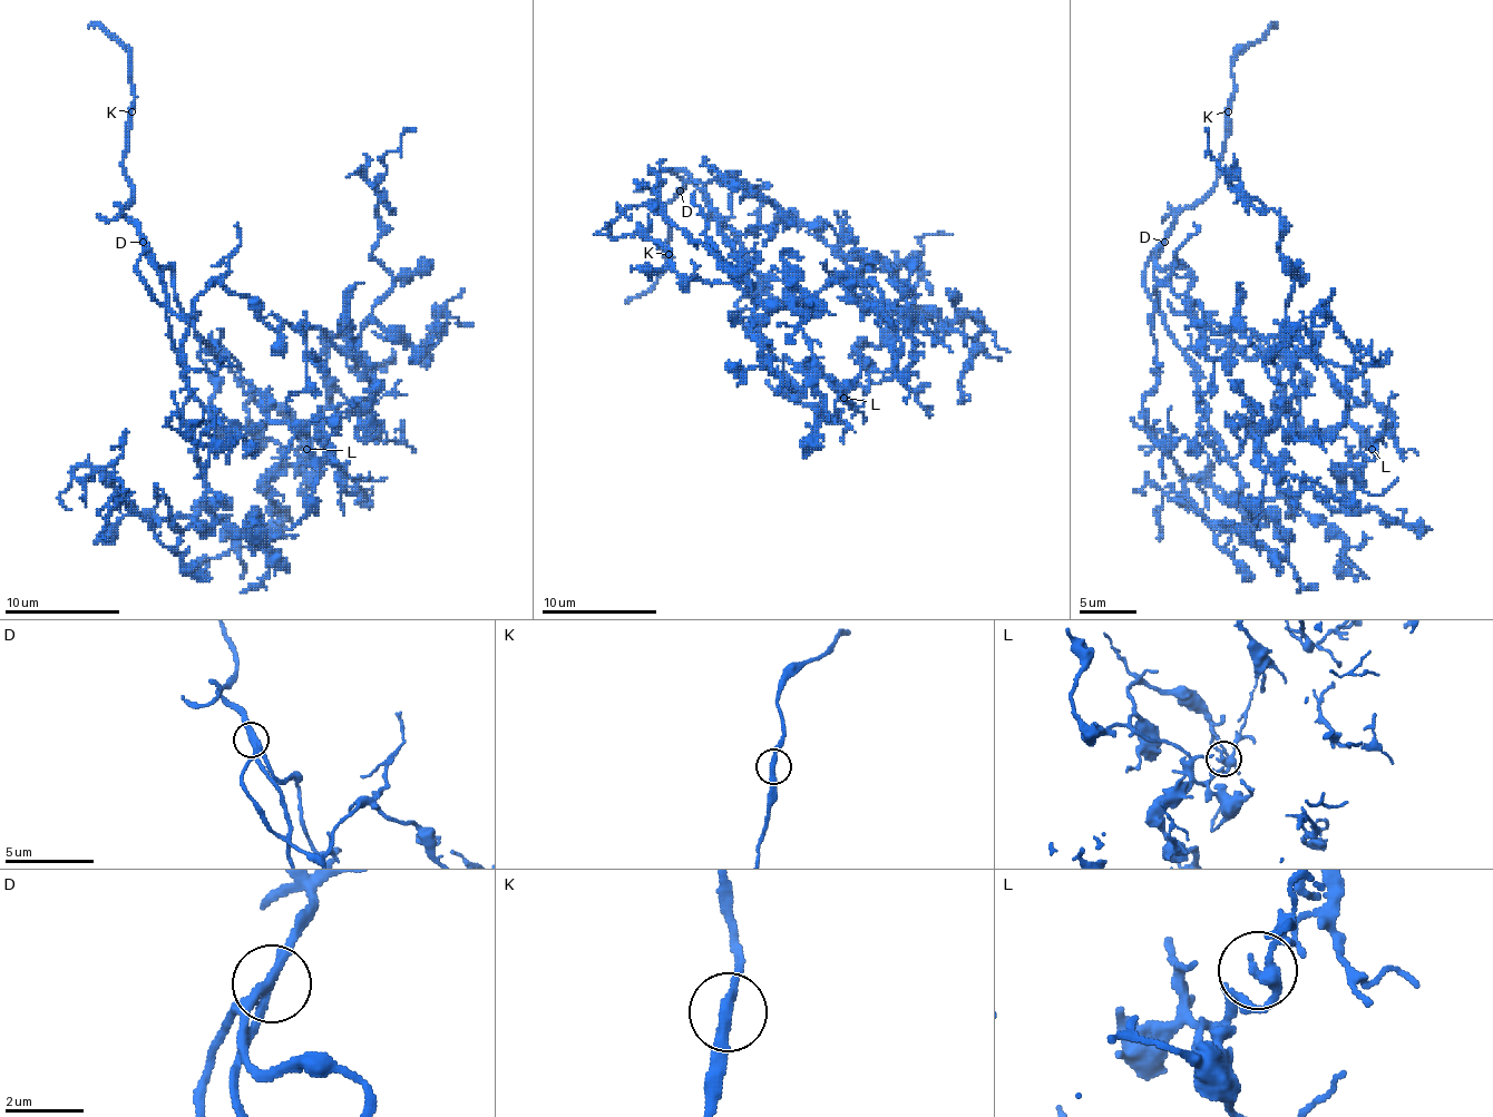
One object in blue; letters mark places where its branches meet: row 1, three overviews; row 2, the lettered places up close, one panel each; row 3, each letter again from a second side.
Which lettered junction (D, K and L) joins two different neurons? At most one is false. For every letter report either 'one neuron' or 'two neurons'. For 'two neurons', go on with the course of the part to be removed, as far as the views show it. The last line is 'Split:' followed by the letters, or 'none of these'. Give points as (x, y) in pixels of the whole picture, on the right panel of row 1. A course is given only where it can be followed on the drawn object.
D: one neuron
K: one neuron
L: one neuron
Split: none of these

